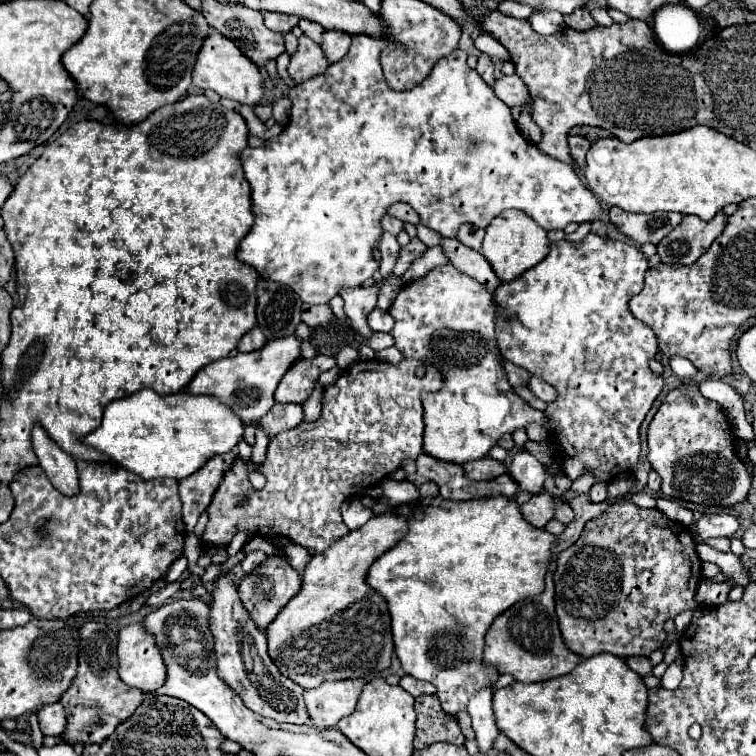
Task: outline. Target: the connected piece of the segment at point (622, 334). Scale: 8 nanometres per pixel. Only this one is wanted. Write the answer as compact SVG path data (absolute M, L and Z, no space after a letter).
M590 232L585 239L581 239L579 243L571 243L571 241L557 241L551 243L551 251L549 257L545 257L537 267L531 267L529 271L525 271L525 275L517 277L513 283L501 283L499 289L493 293L495 303L497 303L497 347L501 351L501 355L505 359L509 359L511 363L527 369L533 375L541 375L541 379L545 379L549 385L555 387L557 391L557 399L553 403L547 403L547 409L543 411L545 417L551 423L551 435L549 441L553 443L553 453L555 459L561 461L563 465L563 473L575 481L577 477L581 477L585 471L591 473L597 483L609 483L625 473L631 473L631 469L637 465L639 461L639 453L641 453L641 445L639 445L639 427L647 415L647 411L651 409L653 401L659 397L659 393L663 391L663 377L655 375L649 367L649 359L655 357L655 353L659 351L657 347L657 337L651 331L651 327L647 327L645 323L641 323L639 319L633 317L633 313L629 311L629 299L633 295L637 295L643 289L643 275L649 269L647 265L647 257L633 245L623 243L623 241L611 241L611 239L595 235Z

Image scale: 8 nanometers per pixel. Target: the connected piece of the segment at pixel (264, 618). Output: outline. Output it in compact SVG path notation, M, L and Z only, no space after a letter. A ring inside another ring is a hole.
M267 557L265 563L261 563L257 569L253 569L253 573L247 573L241 579L239 595L257 627L265 631L267 625L277 617L277 613L285 607L285 603L297 595L299 589L301 589L301 575L283 557Z

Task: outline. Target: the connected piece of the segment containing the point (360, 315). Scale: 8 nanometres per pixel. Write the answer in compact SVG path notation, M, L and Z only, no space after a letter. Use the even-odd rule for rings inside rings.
M379 281L371 287L349 287L349 291L339 291L345 301L345 313L351 325L361 333L361 337L371 337L371 329L367 325L367 313L375 309L377 293L384 281Z

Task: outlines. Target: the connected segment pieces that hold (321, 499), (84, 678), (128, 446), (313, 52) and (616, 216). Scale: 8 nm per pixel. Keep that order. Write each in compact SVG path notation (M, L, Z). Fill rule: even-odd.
M371 359L347 367L333 385L325 387L323 411L317 421L303 423L297 429L291 429L269 441L265 465L259 469L267 479L261 491L255 491L247 479L247 467L253 467L253 463L251 461L243 463L241 459L233 463L233 467L225 473L225 479L217 489L211 505L207 507L209 521L203 531L203 541L209 545L229 545L237 531L251 529L251 537L265 535L271 539L283 535L293 543L311 549L311 553L321 553L341 535L347 535L349 529L341 519L343 501L381 483L389 473L401 467L403 459L417 459L417 455L421 453L423 445L421 393L439 391L443 387L443 373L435 365L427 365L427 375L419 379L415 377L415 367L417 359L401 359L399 365ZM239 499L245 499L245 503L237 507L235 501Z
M85 623L81 627L81 655L79 669L71 689L61 697L61 705L67 713L65 731L59 735L63 743L101 743L119 723L129 719L133 711L143 703L143 691L121 685L117 675L117 635L105 623Z
M151 389L131 397L111 401L101 427L85 437L85 443L97 447L115 463L137 473L143 479L185 479L211 457L229 453L243 439L243 421L211 395L173 393L159 395Z
M301 35L299 37L299 49L293 53L291 63L289 63L289 75L293 77L295 83L309 81L313 75L323 75L329 67L329 61L325 59L321 47L313 43L309 37Z
M619 207L609 209L609 223L629 237L635 245L659 243L681 223L681 213L627 213Z

